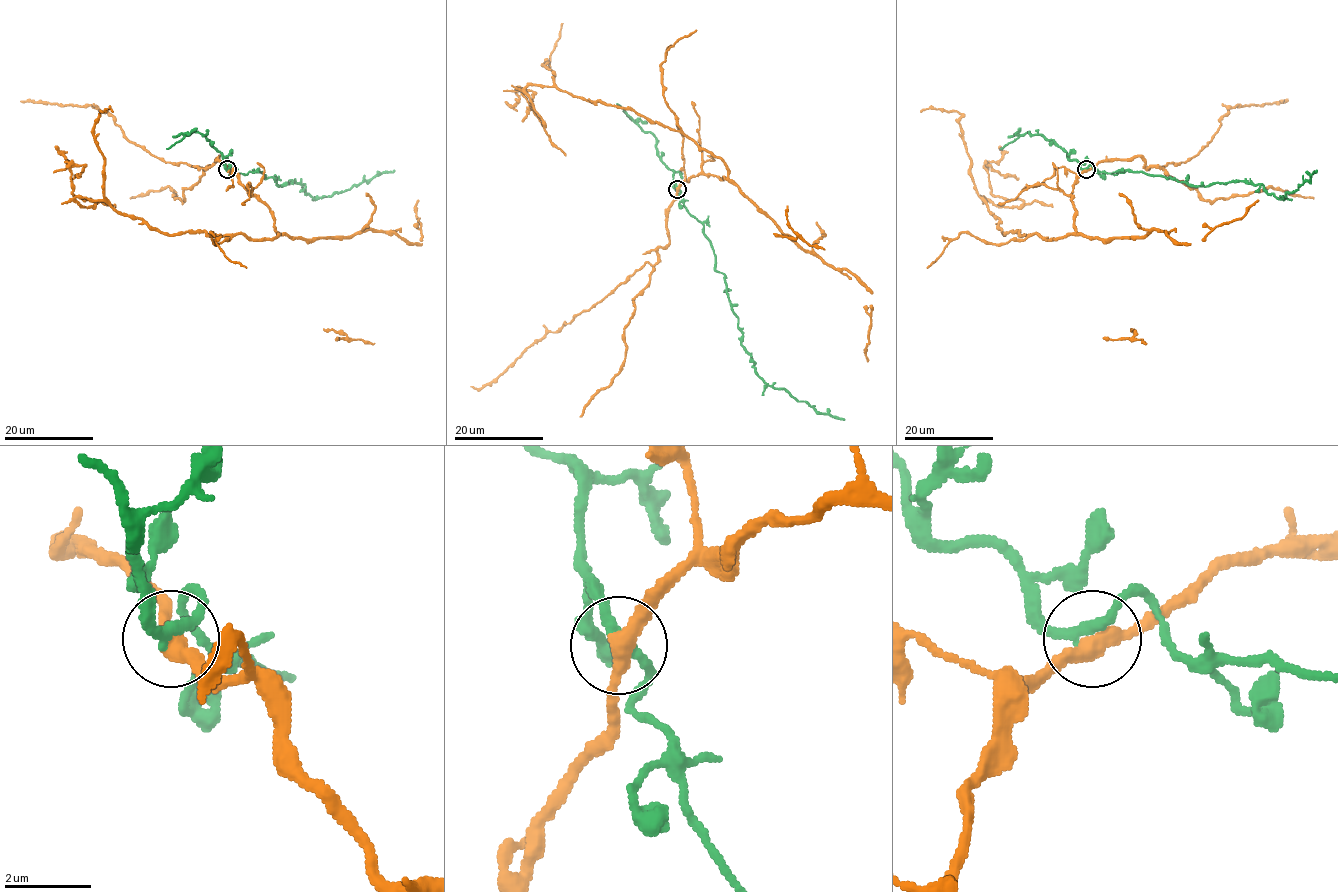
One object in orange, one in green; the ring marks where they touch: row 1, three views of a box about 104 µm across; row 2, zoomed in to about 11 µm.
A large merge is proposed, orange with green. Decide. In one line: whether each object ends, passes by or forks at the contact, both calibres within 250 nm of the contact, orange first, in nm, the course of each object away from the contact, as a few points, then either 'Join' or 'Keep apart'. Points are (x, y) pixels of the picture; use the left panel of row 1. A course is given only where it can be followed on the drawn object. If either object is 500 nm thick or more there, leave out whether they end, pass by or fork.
At the ring orange passes by. At the ring green passes by. Thickness 360 nm (orange) against 240 nm. Course of orange: (227, 169), (278, 234), (168, 235), (81, 206), (94, 204), (72, 193), (82, 165), (72, 179). Course of green: (227, 169), (230, 165), (236, 173), (260, 171), (278, 186), (304, 184), (305, 193), (315, 198), (394, 170). Keep apart

